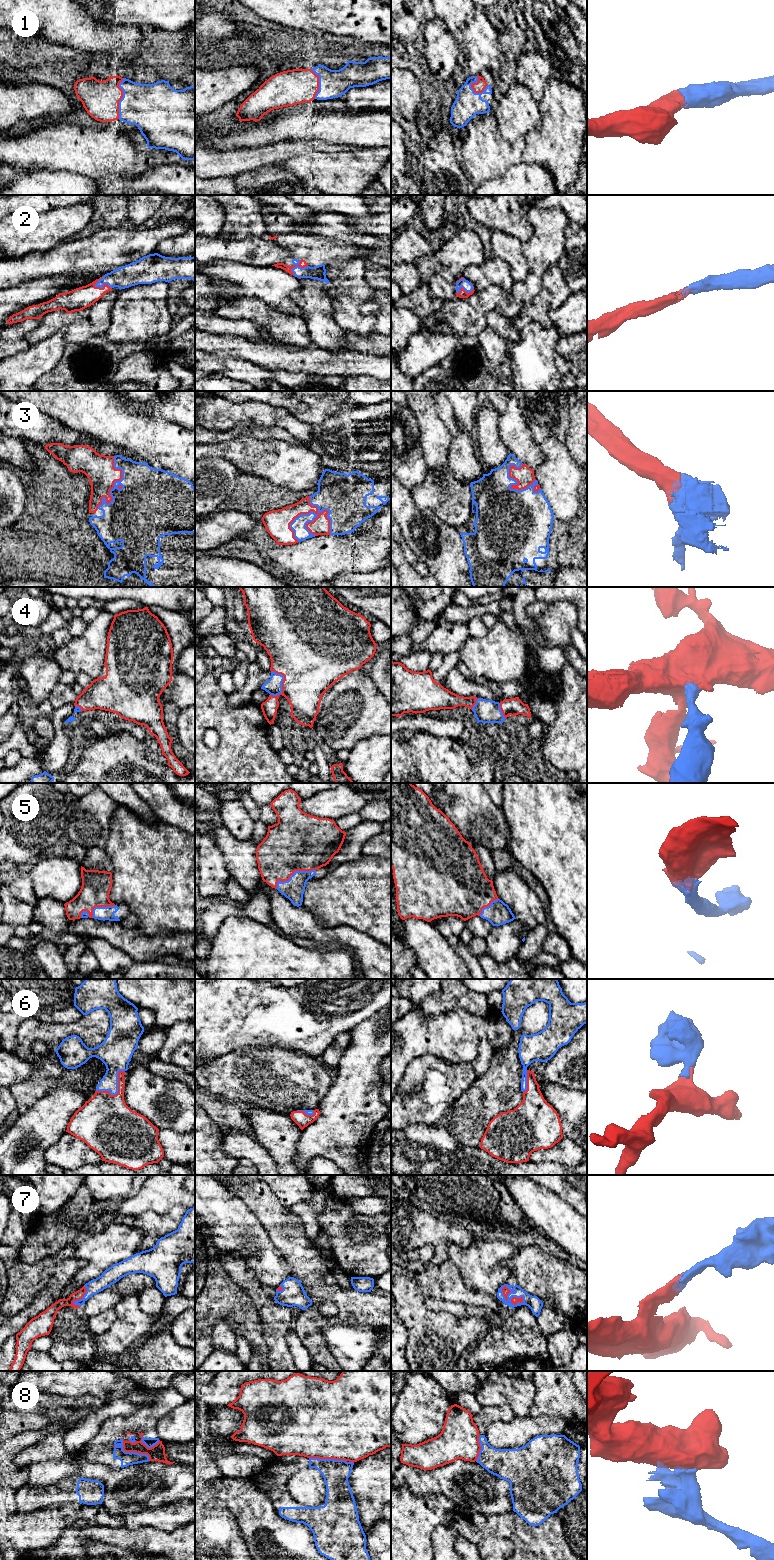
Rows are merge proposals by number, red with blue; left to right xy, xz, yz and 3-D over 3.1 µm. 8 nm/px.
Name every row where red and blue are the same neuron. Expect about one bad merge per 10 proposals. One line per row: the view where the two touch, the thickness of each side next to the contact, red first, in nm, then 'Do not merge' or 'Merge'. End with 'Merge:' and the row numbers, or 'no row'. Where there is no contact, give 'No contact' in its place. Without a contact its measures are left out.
1: Touches red in xy. Thickness 300 nm (red) against 380 nm. Merge
2: Touches red in xy. Thickness 180 nm (red) against 180 nm. Merge
3: Touches red in xz. Thickness 200 nm (red) against 120 nm. Merge
4: Touches red in xz. Thickness 460 nm (red) against 140 nm. Merge
5: Touches red in xz. Thickness 440 nm (red) against 170 nm. Merge
6: Touches red in xy. Thickness 400 nm (red) against 200 nm. Merge
7: Touches red in yz. Thickness 60 nm (red) against 110 nm. Merge
8: Touches red in xy. Thickness 130 nm (red) against 110 nm. Do not merge
Merge: 1, 2, 3, 4, 5, 6, 7

